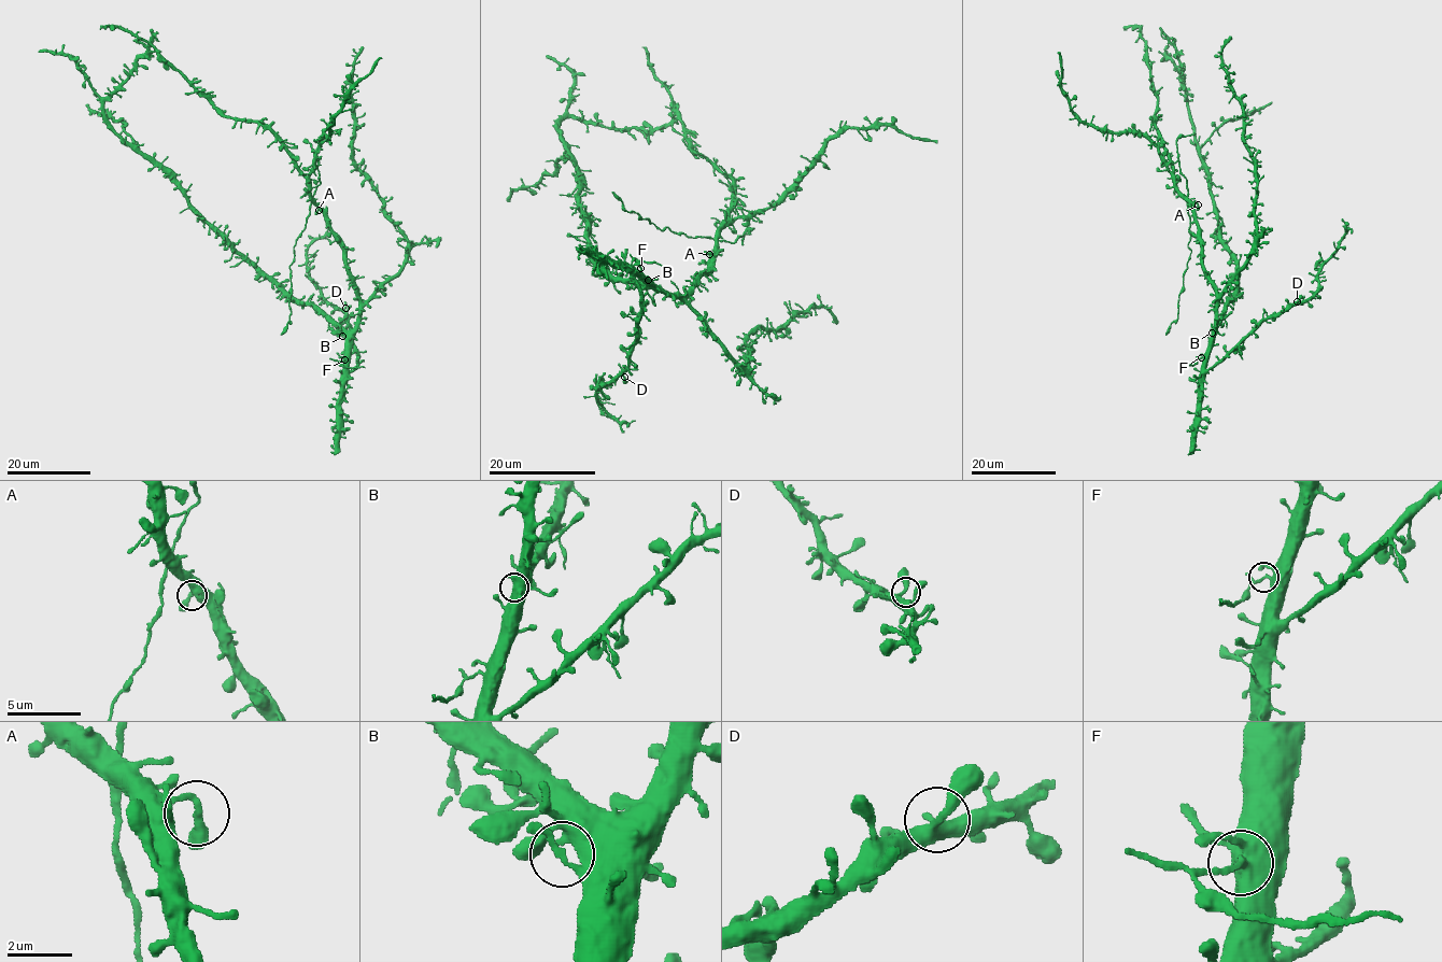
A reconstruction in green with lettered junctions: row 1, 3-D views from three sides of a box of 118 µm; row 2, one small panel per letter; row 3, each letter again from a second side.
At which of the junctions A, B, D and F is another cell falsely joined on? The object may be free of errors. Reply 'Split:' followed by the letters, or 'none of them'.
Split: F

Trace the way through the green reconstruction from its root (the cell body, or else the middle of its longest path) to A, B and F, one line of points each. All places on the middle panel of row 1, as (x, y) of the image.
A: (664, 293), (691, 296), (698, 284), (700, 274), (711, 273), (711, 262), (716, 255), (715, 251), (709, 254)
B: (664, 293), (648, 280)
F: (664, 293), (649, 284), (640, 269)

